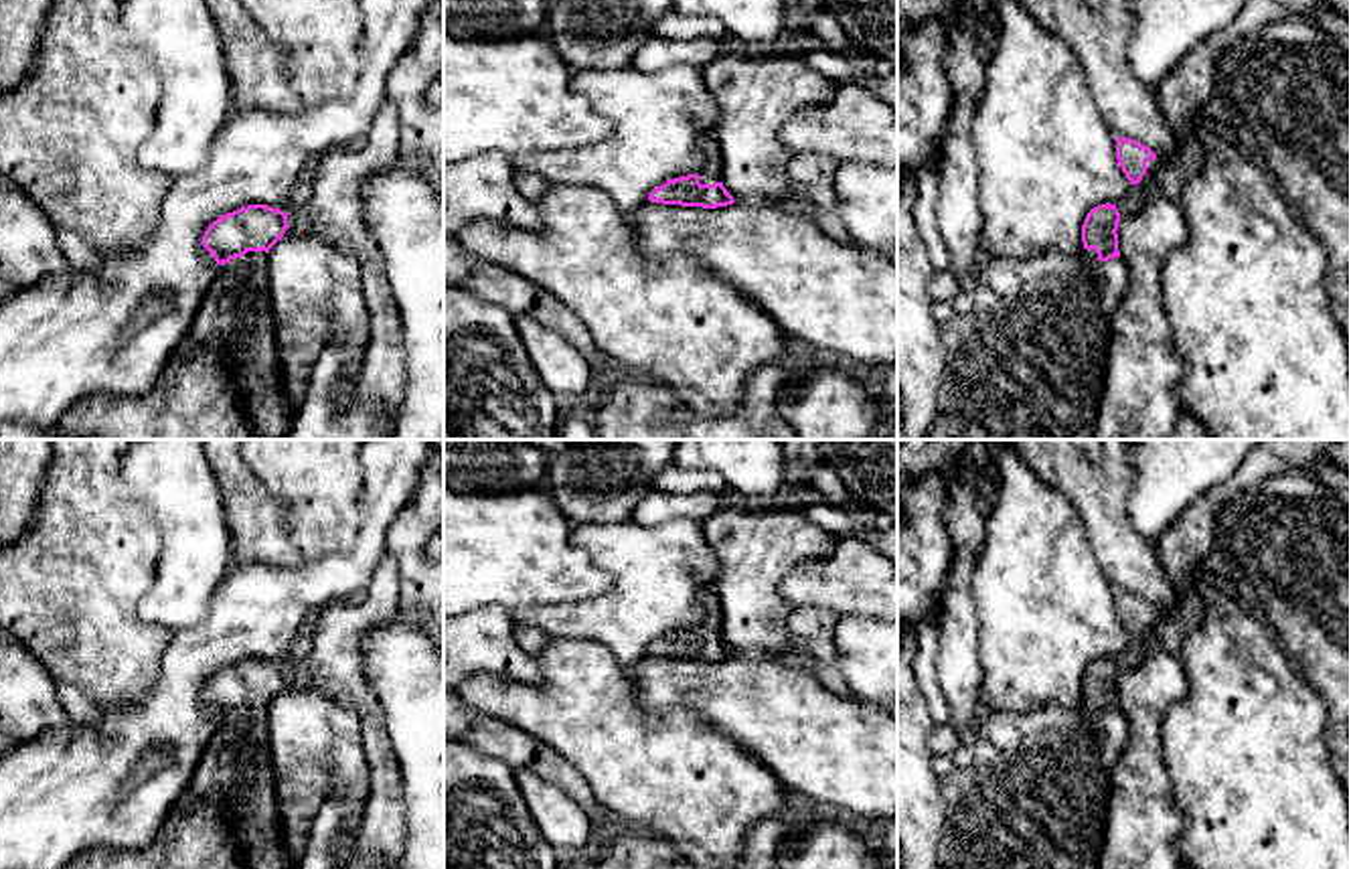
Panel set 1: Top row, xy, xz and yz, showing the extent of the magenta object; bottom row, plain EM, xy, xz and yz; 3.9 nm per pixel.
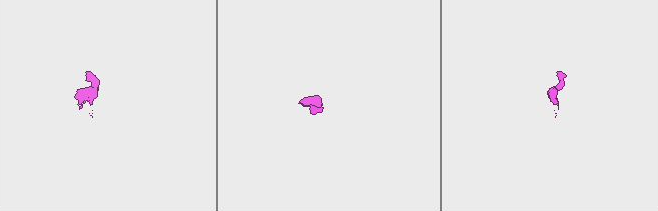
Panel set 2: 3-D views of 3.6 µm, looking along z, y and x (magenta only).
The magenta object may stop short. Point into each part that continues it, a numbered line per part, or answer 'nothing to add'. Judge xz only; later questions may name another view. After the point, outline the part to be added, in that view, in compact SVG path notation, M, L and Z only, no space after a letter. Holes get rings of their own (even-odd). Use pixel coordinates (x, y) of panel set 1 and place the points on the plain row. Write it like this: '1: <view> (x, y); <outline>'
1: xz (711, 622); M715 589L703 591L703 608L705 608L705 616L699 626L699 636L701 638L721 636L723 610L719 606L719 598L717 598Z

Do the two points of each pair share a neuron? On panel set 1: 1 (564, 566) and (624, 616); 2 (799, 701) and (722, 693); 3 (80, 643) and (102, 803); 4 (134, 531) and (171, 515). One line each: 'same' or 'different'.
1: different
2: same
3: different
4: different

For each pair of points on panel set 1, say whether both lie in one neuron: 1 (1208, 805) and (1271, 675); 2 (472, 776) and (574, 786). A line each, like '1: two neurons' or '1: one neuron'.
1: one neuron
2: two neurons

